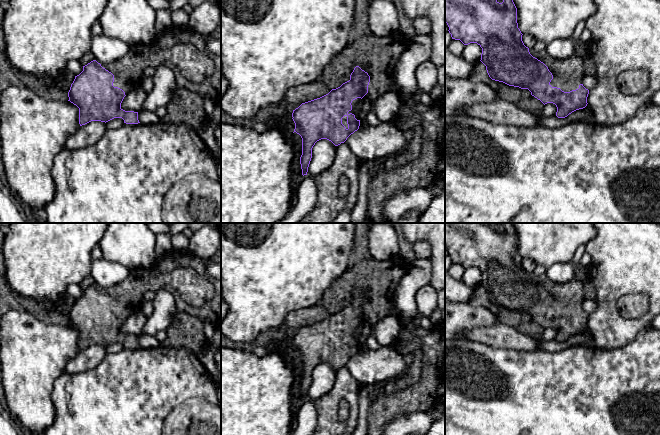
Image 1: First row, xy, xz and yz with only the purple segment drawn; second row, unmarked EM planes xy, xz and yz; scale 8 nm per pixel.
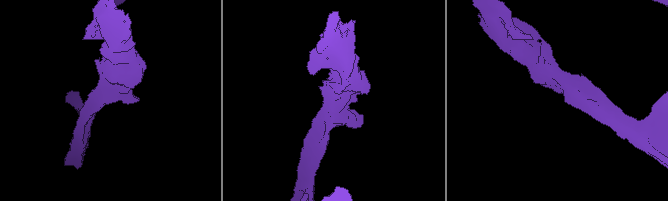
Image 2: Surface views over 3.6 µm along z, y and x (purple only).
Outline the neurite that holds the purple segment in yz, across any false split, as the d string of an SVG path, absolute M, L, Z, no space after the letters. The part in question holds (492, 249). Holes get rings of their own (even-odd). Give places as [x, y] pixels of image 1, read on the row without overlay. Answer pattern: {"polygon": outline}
{"polygon": "M445 223L445 246L449 251L449 257L452 263L460 264L464 269L470 267L477 267L482 272L481 286L486 290L487 297L492 304L503 306L509 310L519 311L521 313L528 313L531 319L540 324L544 329L547 327L553 327L557 331L556 340L558 342L565 342L572 336L583 333L587 330L587 321L589 314L583 310L583 303L586 300L584 298L584 283L579 280L572 280L564 284L558 284L552 282L545 274L538 275L535 272L528 272L522 265L522 257L518 252L517 247L517 232L512 223L504 223L502 227L497 225L498 223Z"}

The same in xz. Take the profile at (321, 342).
{"polygon": "M356 290L350 299L349 305L336 313L332 313L328 318L320 322L302 327L293 334L294 356L302 362L300 388L303 400L307 399L312 382L312 372L317 365L327 363L335 370L338 370L359 353L361 342L355 338L354 331L368 317L369 306L370 300L368 297Z"}

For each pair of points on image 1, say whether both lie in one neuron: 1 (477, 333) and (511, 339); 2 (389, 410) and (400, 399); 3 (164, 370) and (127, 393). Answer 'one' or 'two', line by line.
1: one
2: one
3: one

